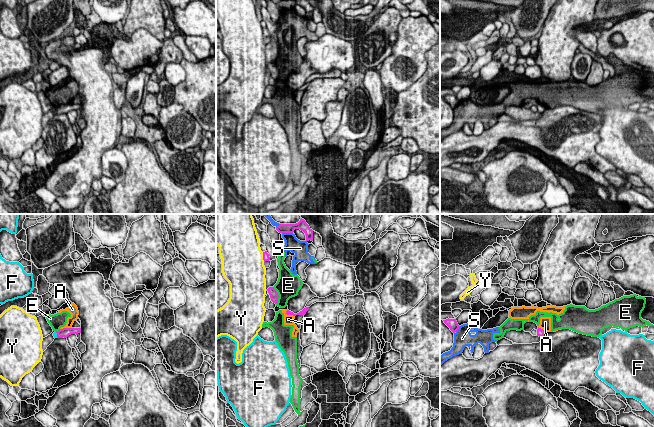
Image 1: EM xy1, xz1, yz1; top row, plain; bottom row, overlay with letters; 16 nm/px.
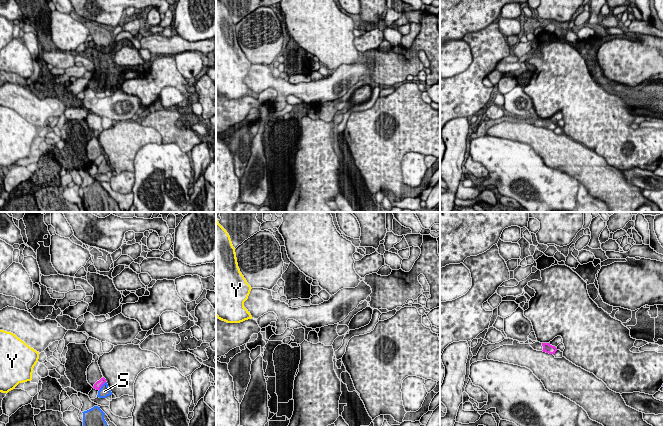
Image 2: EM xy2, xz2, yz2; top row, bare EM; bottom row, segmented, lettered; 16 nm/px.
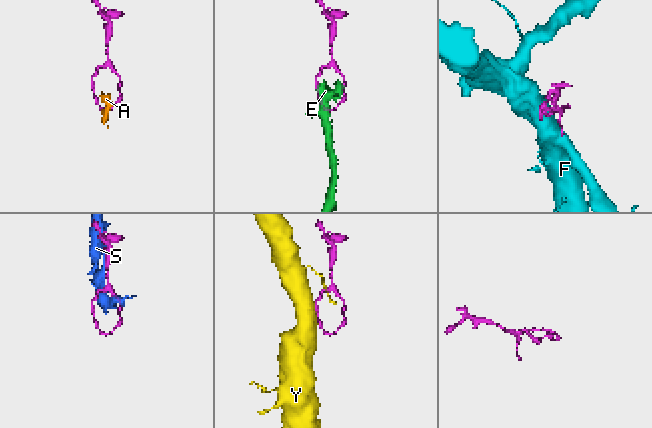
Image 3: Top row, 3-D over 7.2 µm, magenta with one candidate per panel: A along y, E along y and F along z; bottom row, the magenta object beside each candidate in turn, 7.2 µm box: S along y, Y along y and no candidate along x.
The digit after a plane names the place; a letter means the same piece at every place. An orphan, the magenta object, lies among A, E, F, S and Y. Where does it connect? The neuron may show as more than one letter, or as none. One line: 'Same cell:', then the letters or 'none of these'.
Same cell: none of these

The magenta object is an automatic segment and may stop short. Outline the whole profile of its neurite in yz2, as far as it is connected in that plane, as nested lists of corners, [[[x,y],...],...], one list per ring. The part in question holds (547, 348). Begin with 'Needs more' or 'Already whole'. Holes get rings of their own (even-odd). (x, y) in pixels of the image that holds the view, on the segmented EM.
Needs more. [[[535,342],[533,344],[530,344],[530,346],[537,351],[543,351],[549,354],[555,354],[557,351],[557,348],[555,346],[552,346],[550,343],[540,343],[540,342]]]

